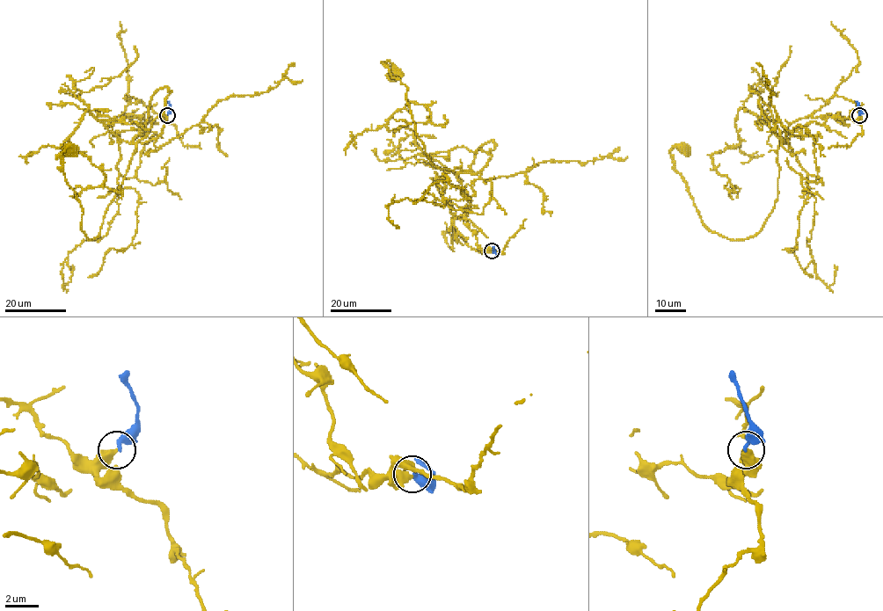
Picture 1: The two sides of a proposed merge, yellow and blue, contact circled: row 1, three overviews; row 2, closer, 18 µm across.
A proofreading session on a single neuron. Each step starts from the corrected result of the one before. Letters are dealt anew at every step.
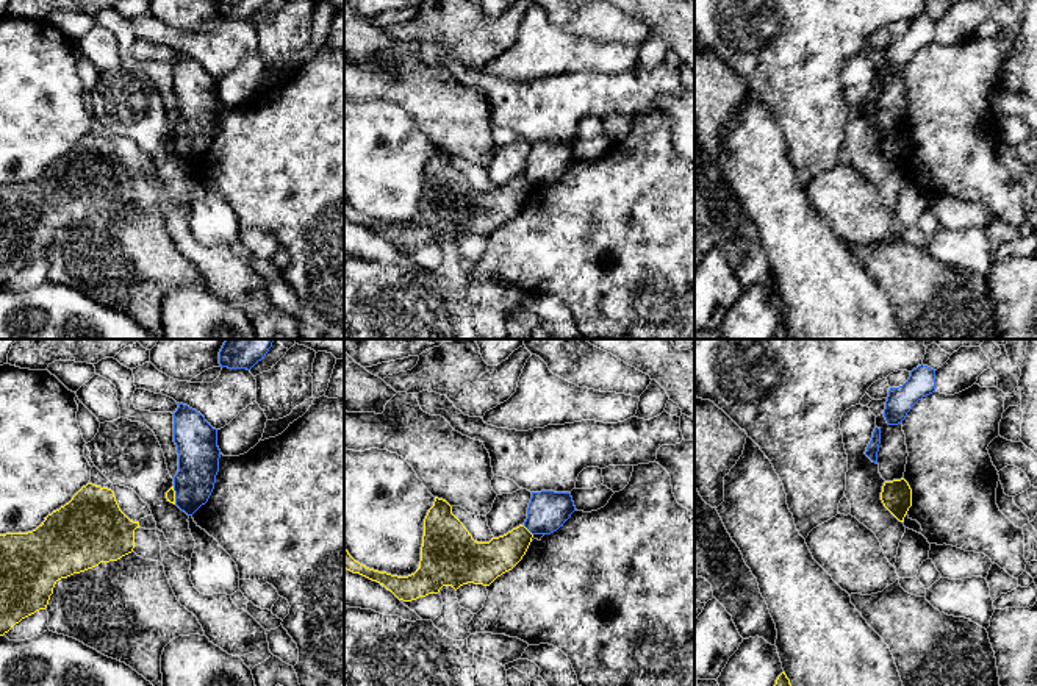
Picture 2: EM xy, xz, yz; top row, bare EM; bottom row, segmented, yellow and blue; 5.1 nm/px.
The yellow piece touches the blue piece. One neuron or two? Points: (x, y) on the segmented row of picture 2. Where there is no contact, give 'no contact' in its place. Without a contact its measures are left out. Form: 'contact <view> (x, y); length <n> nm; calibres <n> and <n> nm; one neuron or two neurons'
contact xz (527, 530); length 80 nm; calibres 190 and 200 nm; two neurons

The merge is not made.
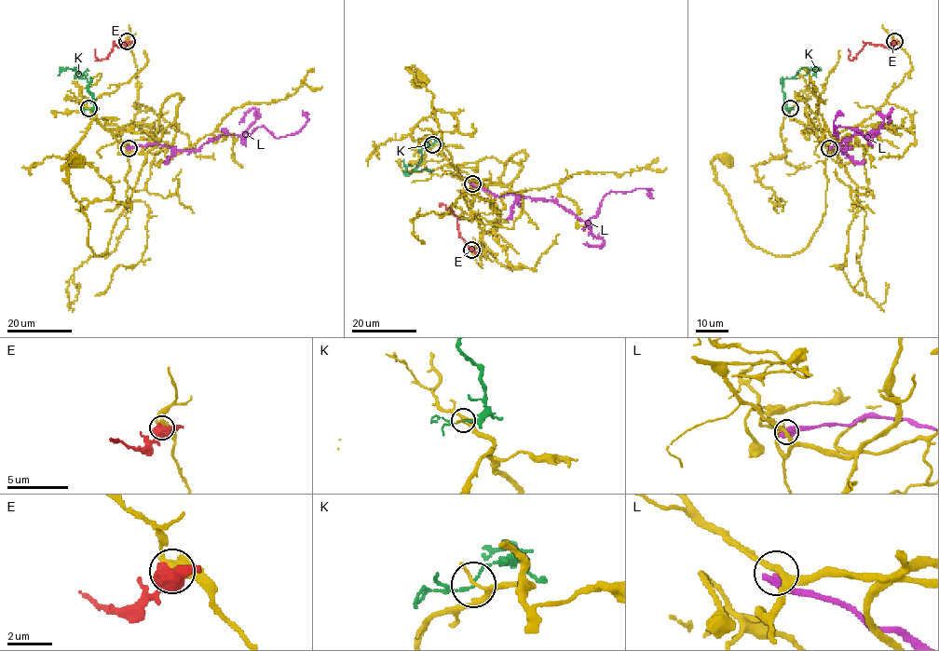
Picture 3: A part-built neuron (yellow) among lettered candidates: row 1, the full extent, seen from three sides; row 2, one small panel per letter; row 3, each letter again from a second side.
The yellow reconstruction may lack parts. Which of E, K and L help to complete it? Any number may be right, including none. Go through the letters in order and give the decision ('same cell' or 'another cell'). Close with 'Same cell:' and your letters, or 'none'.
E: another cell
K: another cell
L: another cell
Same cell: none

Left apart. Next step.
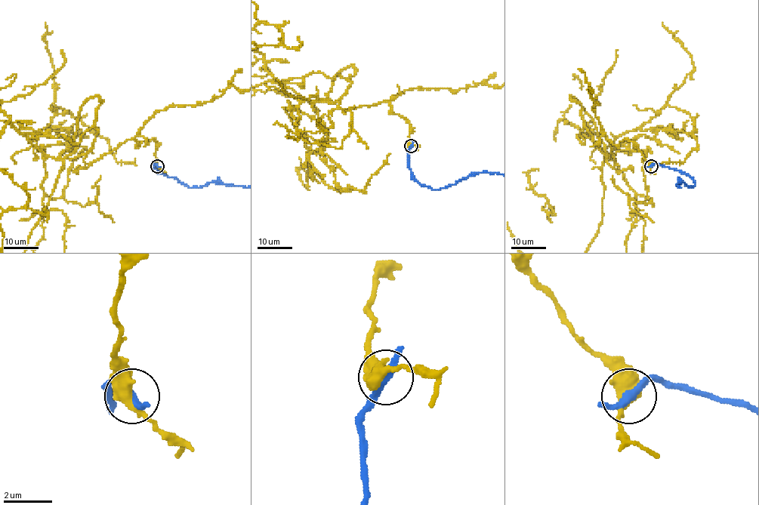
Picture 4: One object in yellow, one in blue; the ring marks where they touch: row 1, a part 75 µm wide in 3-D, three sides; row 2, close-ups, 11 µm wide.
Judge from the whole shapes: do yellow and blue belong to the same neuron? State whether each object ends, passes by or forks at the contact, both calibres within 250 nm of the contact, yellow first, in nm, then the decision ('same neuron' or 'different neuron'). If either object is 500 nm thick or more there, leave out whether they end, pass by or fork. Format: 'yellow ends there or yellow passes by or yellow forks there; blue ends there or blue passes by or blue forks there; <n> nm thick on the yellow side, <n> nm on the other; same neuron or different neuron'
500 nm thick on the yellow side, 280 nm on the other; different neuron

